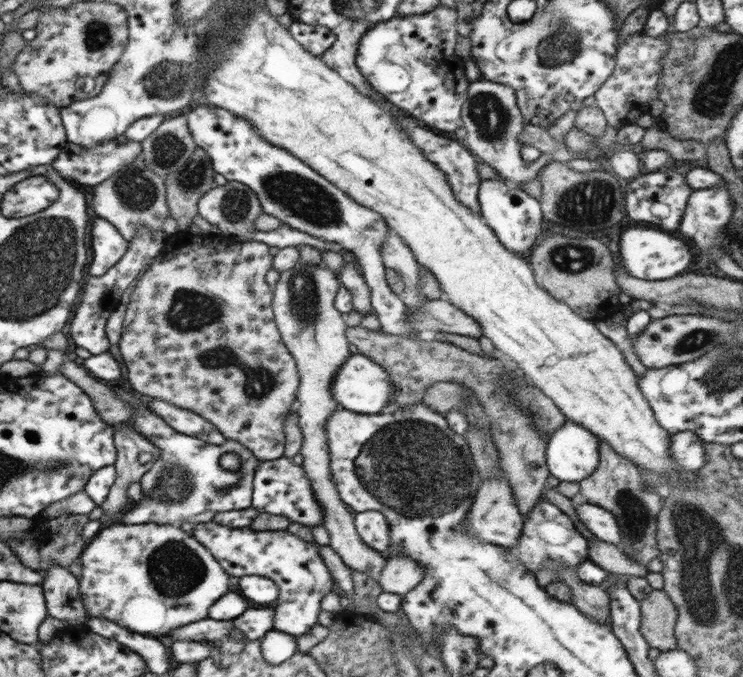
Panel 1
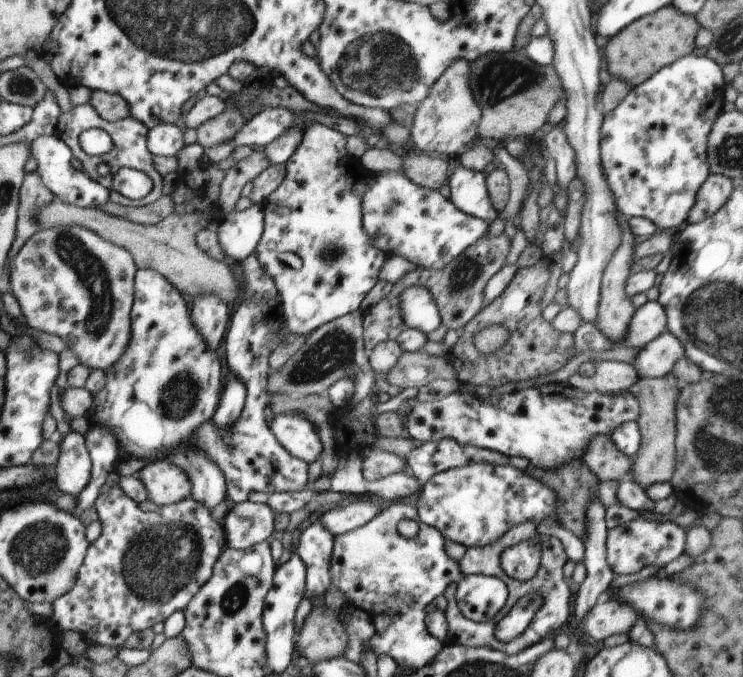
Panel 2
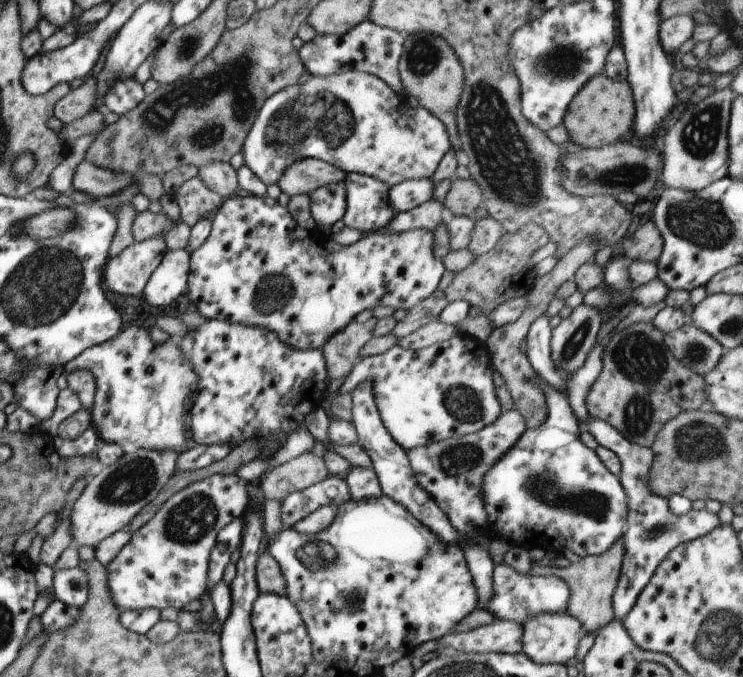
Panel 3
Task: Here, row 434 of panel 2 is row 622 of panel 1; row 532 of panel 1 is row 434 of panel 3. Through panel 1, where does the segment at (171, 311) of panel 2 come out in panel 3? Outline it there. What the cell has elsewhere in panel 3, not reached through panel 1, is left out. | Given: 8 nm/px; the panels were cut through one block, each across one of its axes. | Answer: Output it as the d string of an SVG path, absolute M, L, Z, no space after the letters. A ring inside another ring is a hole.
M136 325L125 326L122 333L102 345L91 346L79 354L68 365L64 366L64 374L78 369L91 372L96 379L96 392L93 406L90 408L92 426L95 426L101 442L114 443L121 446L124 452L136 449L151 451L187 451L186 432L189 427L188 414L197 399L199 391L199 375L188 360L184 351L168 339L162 343L154 343L147 328Z

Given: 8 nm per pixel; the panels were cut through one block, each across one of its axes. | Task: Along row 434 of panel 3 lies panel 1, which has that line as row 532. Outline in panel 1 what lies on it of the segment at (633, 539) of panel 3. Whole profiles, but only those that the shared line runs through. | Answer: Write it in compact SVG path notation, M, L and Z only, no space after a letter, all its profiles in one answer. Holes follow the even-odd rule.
M582 500L576 502L576 512L584 526L599 540L617 546L623 542L619 520L612 512Z

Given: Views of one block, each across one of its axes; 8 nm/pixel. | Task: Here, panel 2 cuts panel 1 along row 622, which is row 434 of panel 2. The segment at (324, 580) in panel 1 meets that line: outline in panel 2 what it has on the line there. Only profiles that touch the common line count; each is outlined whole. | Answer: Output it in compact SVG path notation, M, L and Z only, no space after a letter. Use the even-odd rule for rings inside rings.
M282 412L270 416L269 428L277 443L288 450L294 458L312 464L319 460L322 444L316 428L304 416L296 412Z

